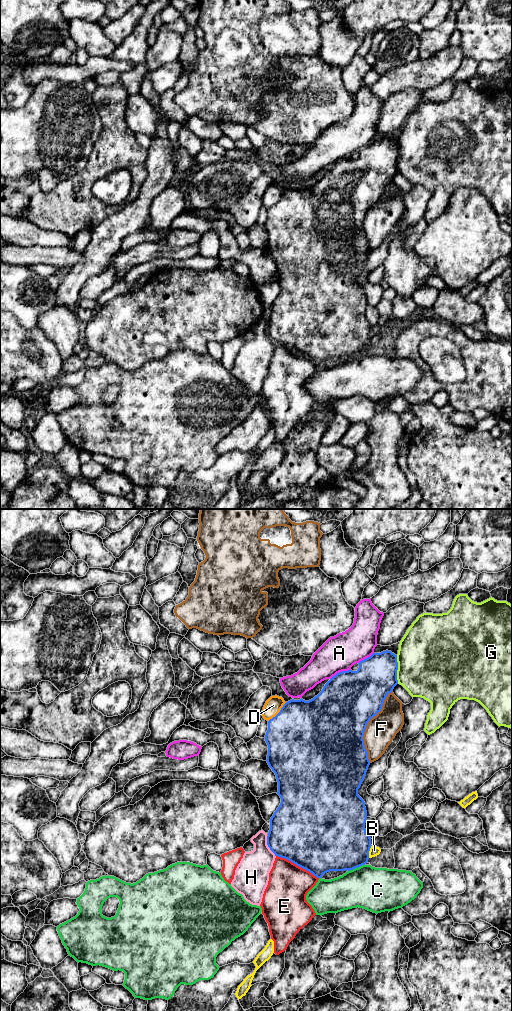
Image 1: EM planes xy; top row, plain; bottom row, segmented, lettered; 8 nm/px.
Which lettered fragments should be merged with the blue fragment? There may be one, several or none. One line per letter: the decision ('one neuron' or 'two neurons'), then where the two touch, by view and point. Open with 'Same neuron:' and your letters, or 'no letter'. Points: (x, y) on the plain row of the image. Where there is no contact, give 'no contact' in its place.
Same neuron: no letter
A: two neurons; contact xy (340, 160)
B: two neurons; contact xy (369, 338)
C: two neurons; contact xy (356, 355)
D: two neurons; contact xy (279, 200)
E: two neurons; contact xy (297, 353)
F: two neurons; contact xy (366, 213)
G: two neurons; contact xy (397, 157)
H: two neurons; contact xy (268, 334)

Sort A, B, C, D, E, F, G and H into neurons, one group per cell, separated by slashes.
A / B / C / D / E / F / G / H

